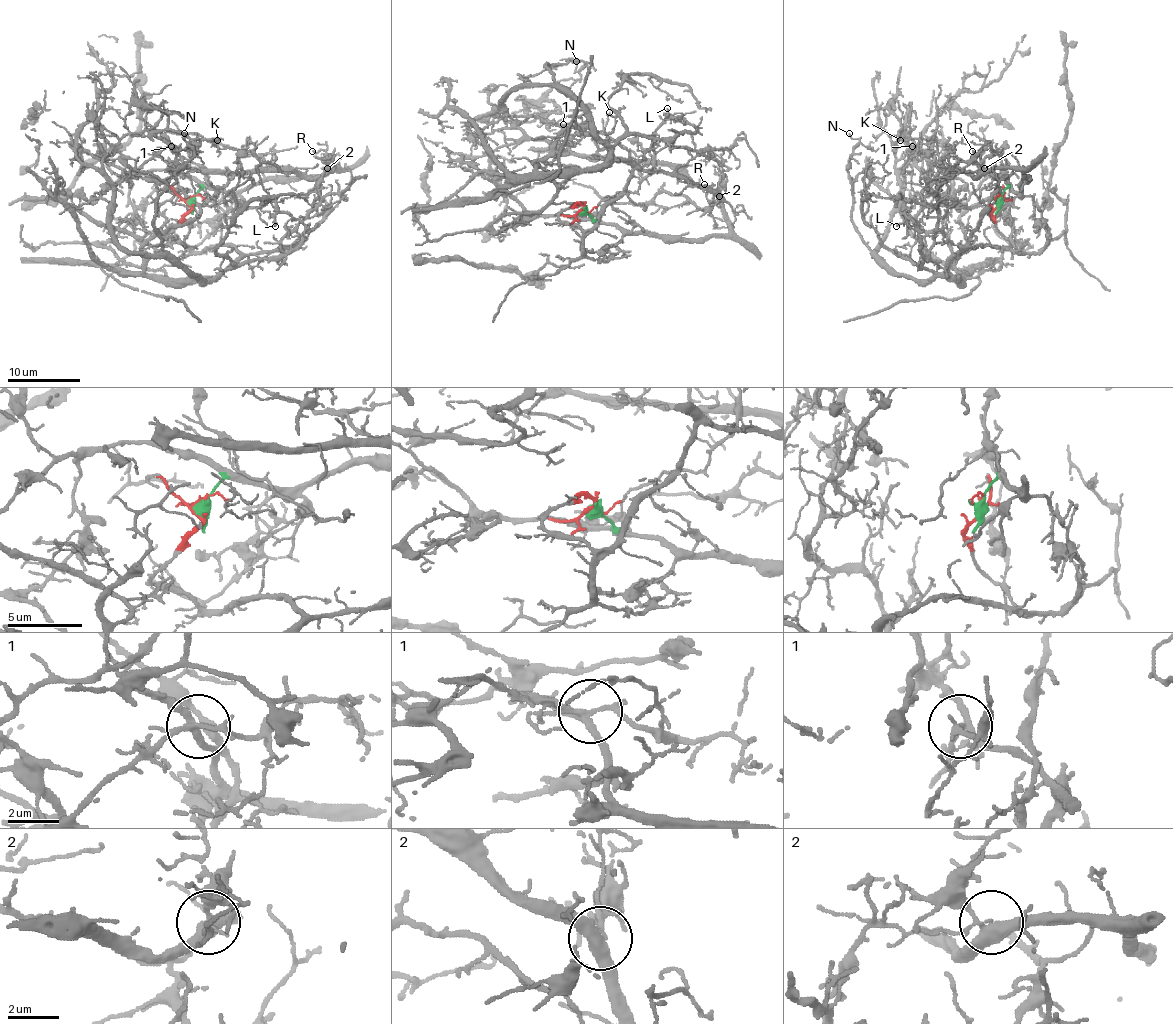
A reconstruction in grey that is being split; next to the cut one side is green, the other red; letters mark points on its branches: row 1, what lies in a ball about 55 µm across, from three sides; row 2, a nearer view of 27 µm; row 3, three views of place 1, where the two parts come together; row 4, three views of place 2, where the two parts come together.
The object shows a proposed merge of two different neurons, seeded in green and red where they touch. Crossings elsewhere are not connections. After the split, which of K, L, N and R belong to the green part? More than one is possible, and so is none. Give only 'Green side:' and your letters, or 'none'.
Green side: R

